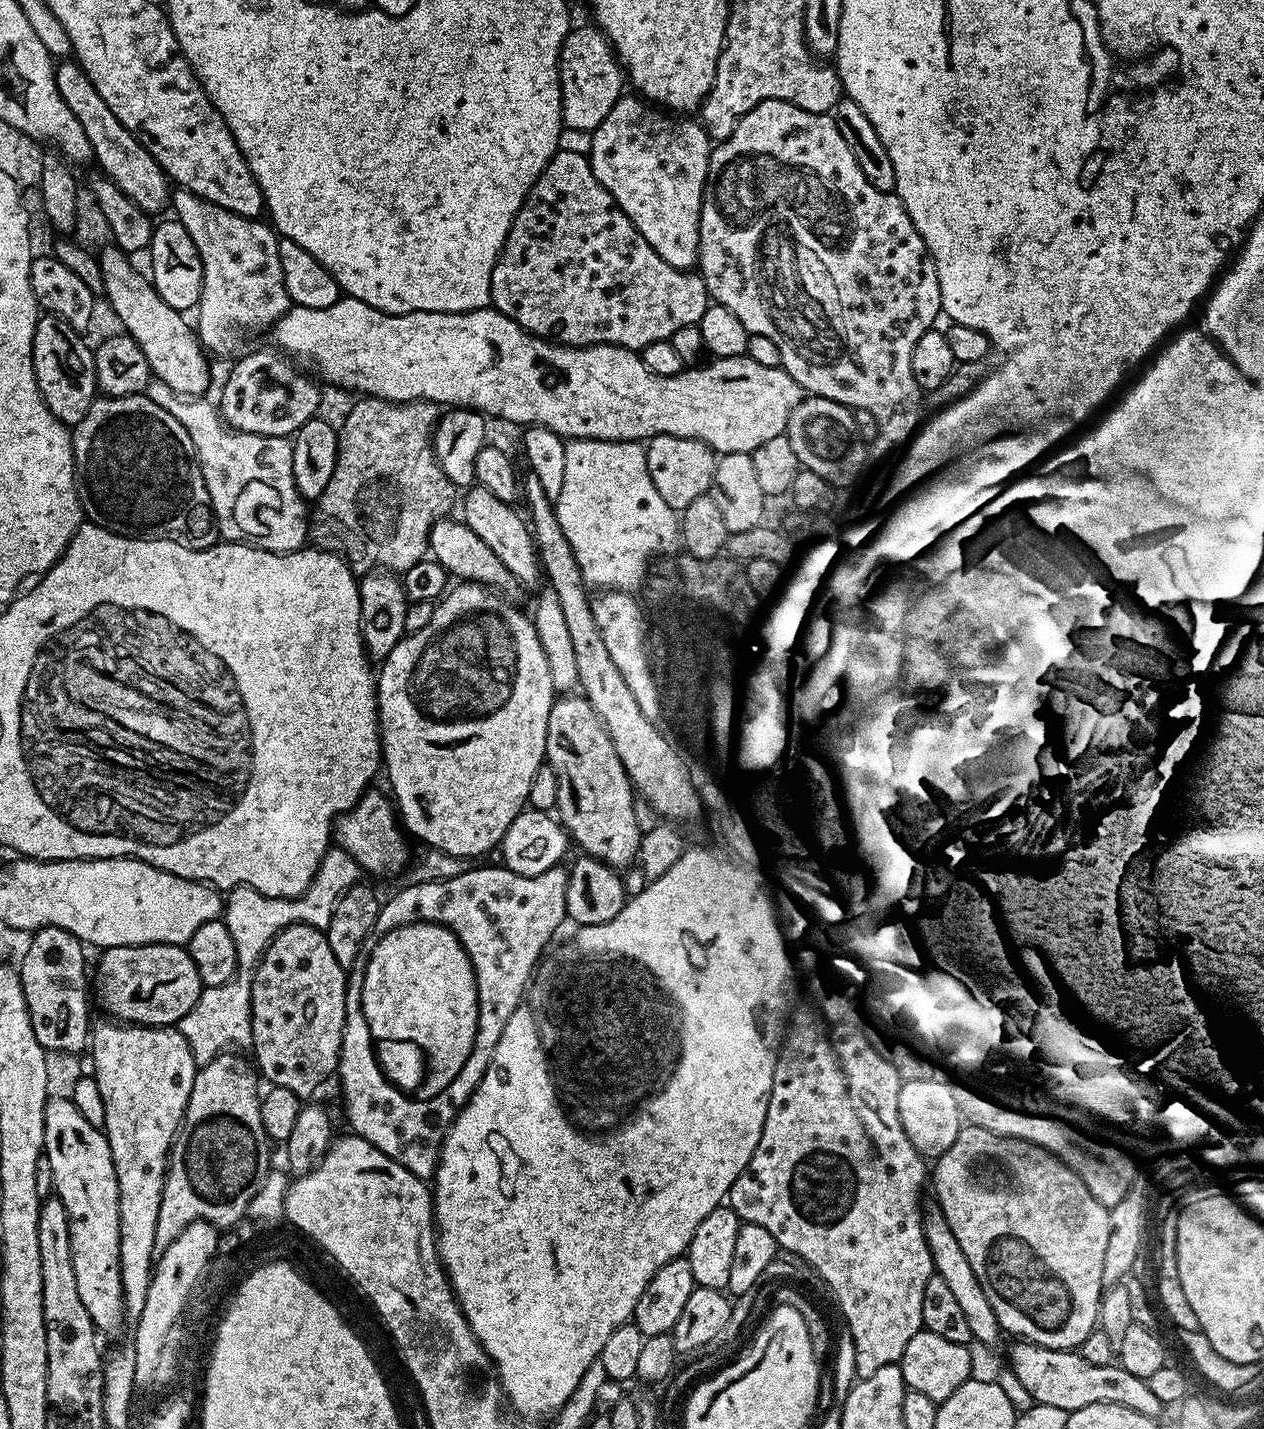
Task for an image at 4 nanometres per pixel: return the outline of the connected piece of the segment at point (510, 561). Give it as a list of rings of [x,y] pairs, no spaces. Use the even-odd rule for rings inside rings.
[[[473,486],[463,493],[462,508],[464,513],[462,519],[494,554],[498,554],[498,559],[502,561],[502,566],[510,570],[510,574],[516,579],[517,585],[532,584],[538,580],[538,557],[536,555],[535,541],[532,539],[532,529],[529,521],[523,515],[512,509],[513,505],[506,500],[500,500],[490,490],[479,486]]]

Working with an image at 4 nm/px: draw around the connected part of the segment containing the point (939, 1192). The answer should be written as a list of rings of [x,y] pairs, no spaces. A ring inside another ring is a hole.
[[[961,1127],[958,1138],[954,1138],[954,1146],[950,1146],[946,1154],[935,1157],[934,1164],[936,1169],[933,1172],[931,1169],[930,1172],[930,1188],[936,1191],[936,1200],[940,1203],[939,1215],[958,1242],[962,1254],[966,1256],[966,1262],[970,1264],[970,1270],[974,1272],[974,1278],[978,1280],[978,1286],[986,1296],[986,1302],[996,1315],[1001,1329],[1007,1335],[1009,1332],[1010,1335],[1016,1336],[1012,1338],[1017,1341],[1036,1344],[1037,1347],[1051,1352],[1070,1352],[1079,1349],[1097,1327],[1100,1298],[1105,1291],[1102,1282],[1102,1258],[1106,1255],[1106,1241],[1110,1238],[1106,1209],[1097,1200],[1092,1199],[1075,1175],[1049,1152],[1021,1140],[1008,1140],[1004,1136],[995,1136],[981,1128]]]

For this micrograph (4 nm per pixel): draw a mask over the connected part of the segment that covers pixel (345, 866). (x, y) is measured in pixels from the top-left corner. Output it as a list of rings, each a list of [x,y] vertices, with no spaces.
[[[338,846],[329,847],[328,853],[322,858],[318,870],[314,874],[312,884],[303,896],[294,900],[270,898],[263,896],[252,888],[233,888],[227,893],[222,919],[230,930],[237,949],[244,950],[247,944],[263,946],[269,944],[280,931],[291,924],[308,924],[326,926],[332,917],[337,900],[357,883],[362,876],[362,869]]]

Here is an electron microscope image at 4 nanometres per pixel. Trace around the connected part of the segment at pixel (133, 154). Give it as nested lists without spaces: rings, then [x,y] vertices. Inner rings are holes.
[[[68,58],[56,64],[56,85],[58,92],[62,94],[62,100],[66,106],[70,106],[70,114],[82,122],[82,130],[86,130],[86,138],[90,138],[92,155],[95,163],[100,163],[103,175],[130,198],[142,211],[149,214],[157,214],[163,208],[167,209],[170,204],[170,181],[160,164],[148,153],[146,146],[118,122],[114,110],[106,106],[106,101],[98,90],[94,90],[94,82],[82,70],[82,66],[77,64],[75,59]]]

